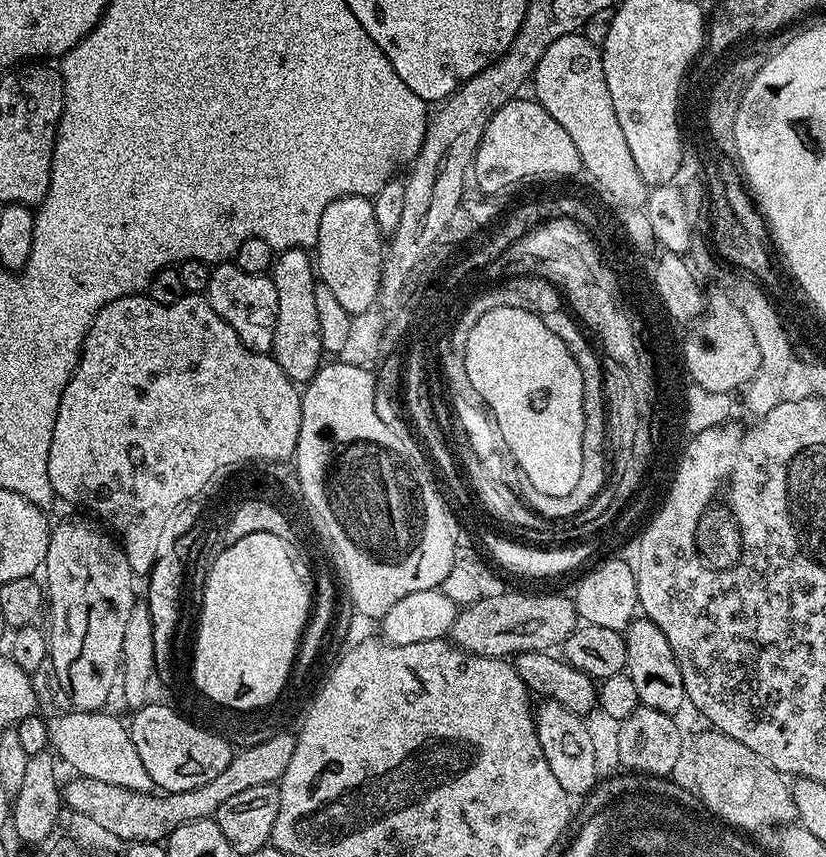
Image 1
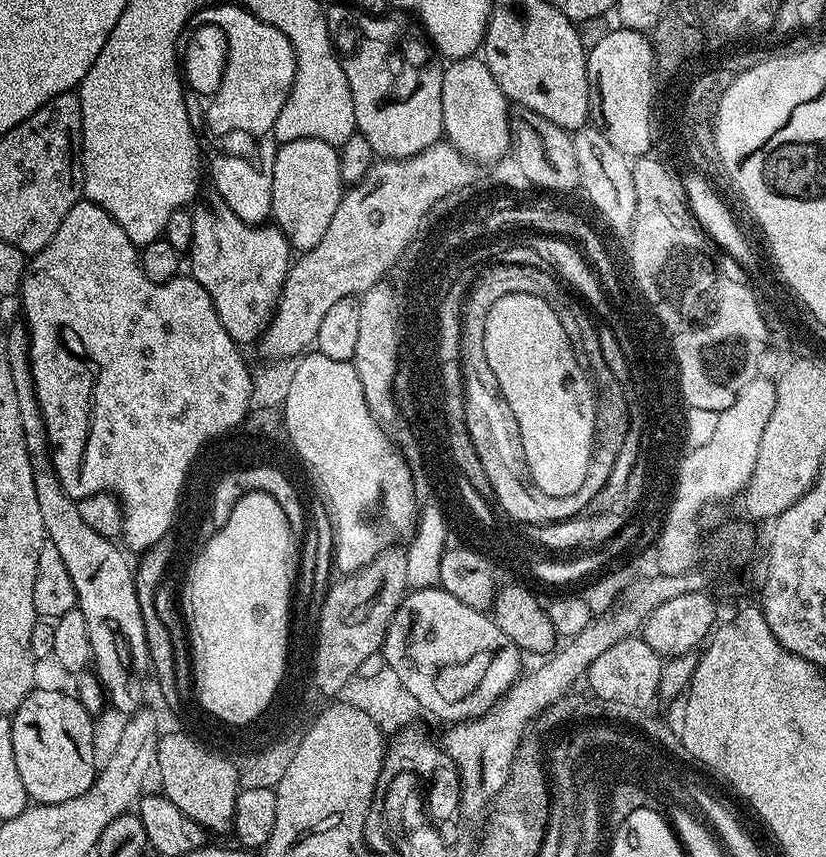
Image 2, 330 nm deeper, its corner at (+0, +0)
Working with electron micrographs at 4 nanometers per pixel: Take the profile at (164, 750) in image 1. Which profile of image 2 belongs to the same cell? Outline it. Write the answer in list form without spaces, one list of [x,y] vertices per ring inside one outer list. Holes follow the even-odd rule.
[[[177,730],[169,734],[161,735],[160,745],[156,748],[155,771],[160,771],[160,784],[163,795],[170,798],[170,802],[174,802],[174,806],[178,806],[178,810],[182,810],[182,814],[186,814],[190,818],[194,818],[194,822],[198,822],[209,833],[228,832],[232,827],[232,819],[234,818],[234,806],[236,805],[236,794],[240,791],[237,770],[232,767],[227,758],[223,757],[217,760],[216,757],[202,752],[186,739],[187,732]]]

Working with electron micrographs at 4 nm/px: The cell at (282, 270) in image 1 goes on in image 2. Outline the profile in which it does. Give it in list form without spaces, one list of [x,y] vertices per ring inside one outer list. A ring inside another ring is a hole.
[[[298,138],[280,144],[272,171],[272,214],[275,227],[284,233],[297,253],[309,252],[330,230],[334,210],[345,194],[346,185],[339,173],[340,153],[337,145],[318,138]]]

